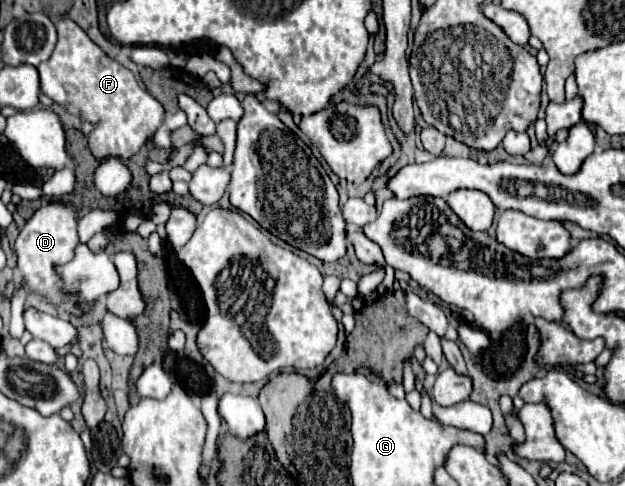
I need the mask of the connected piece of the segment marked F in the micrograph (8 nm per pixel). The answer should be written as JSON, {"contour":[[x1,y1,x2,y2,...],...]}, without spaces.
{"contour":[[61,19,55,27,57,45,49,61,37,67,41,91,55,103,65,105,69,113,97,123,89,133,89,151,97,161,109,157,127,161,143,147,163,121,165,111,161,103,137,85,129,69,107,57,75,21]]}

